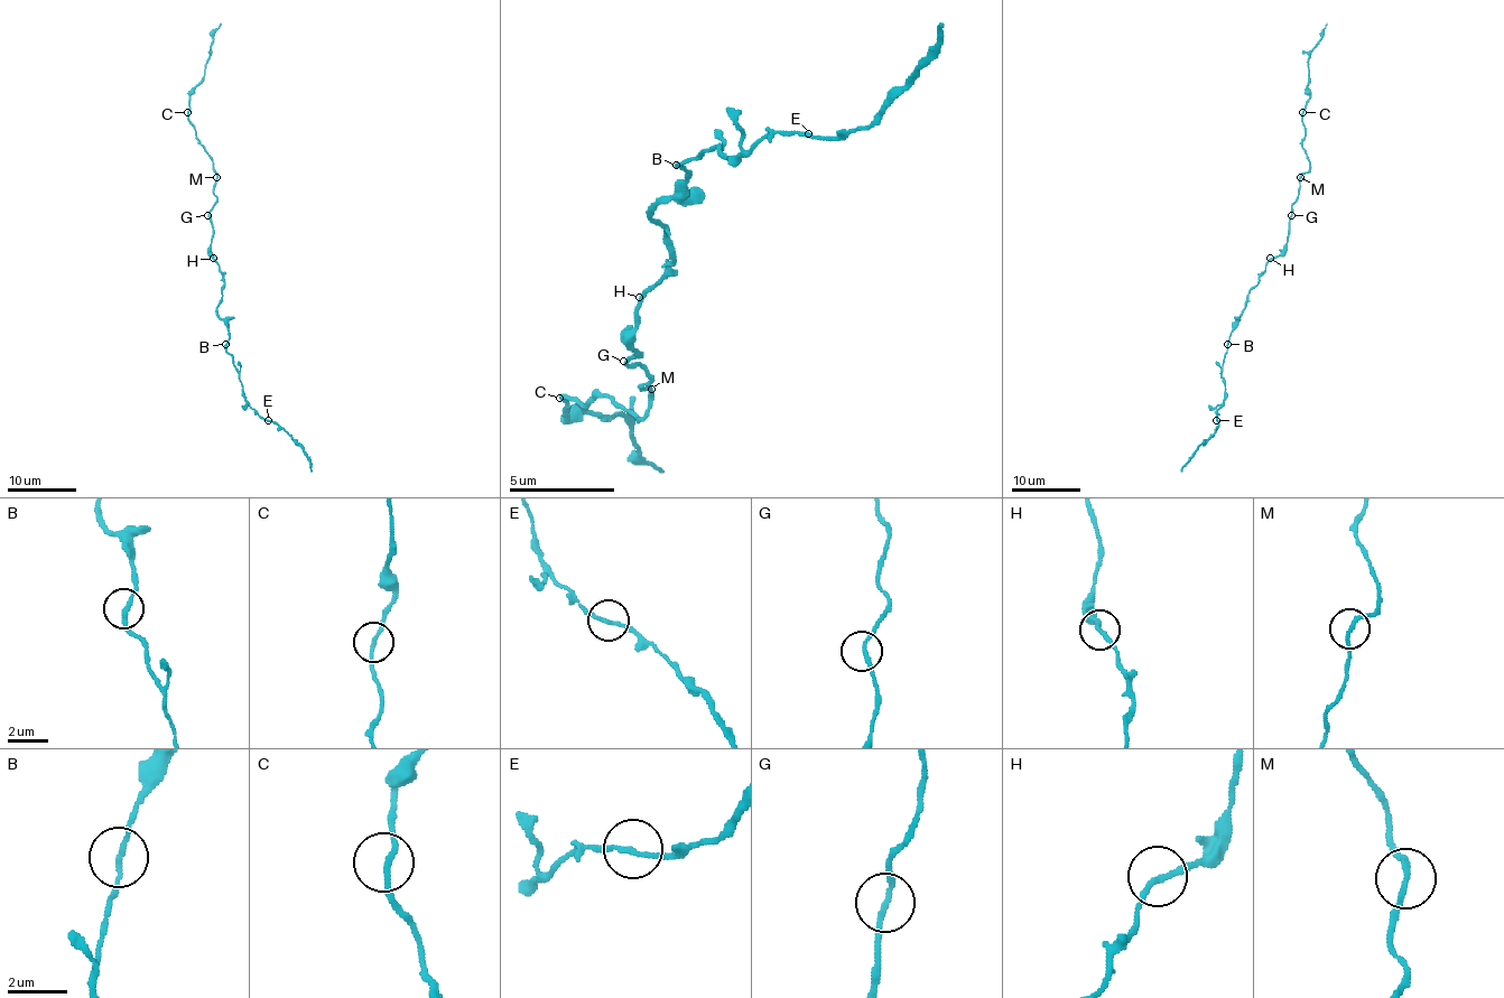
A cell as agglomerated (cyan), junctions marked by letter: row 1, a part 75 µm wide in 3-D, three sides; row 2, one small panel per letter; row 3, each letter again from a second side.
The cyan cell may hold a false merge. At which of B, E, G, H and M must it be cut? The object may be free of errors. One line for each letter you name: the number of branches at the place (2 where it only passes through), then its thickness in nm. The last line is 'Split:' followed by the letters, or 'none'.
Split: none

